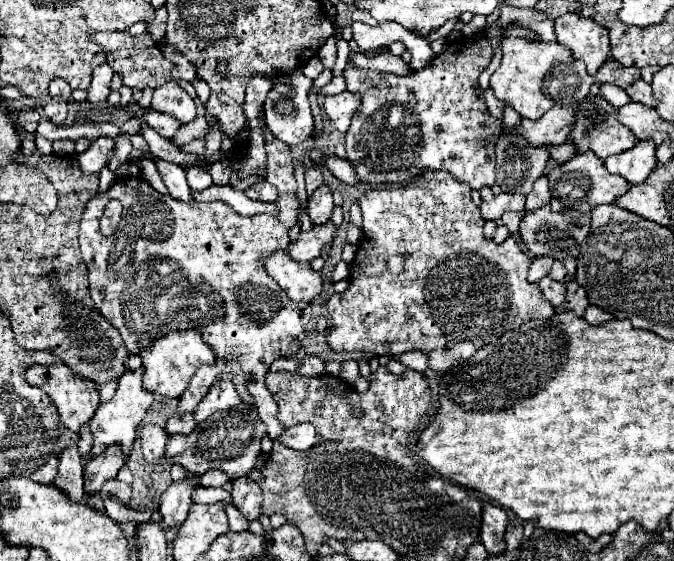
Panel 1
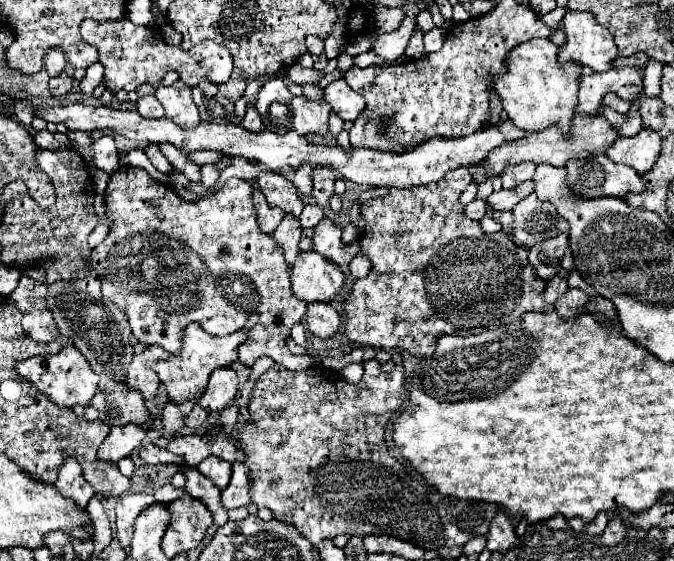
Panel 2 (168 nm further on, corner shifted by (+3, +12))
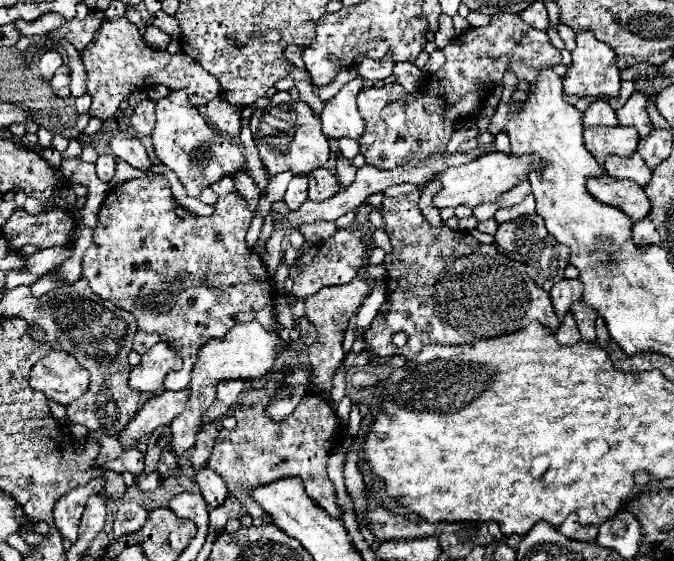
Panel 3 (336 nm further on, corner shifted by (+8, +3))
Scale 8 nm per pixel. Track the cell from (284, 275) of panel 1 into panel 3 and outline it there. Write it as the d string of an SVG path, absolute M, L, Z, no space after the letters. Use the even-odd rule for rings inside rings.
M356 277L348 285L334 285L334 287L328 285L328 287L320 289L320 293L306 297L306 317L318 329L318 341L310 347L310 365L312 365L312 371L316 373L314 389L318 389L320 393L328 393L332 389L332 375L344 359L342 337L348 327L348 319L356 313L356 309L362 305L362 301L366 299L368 293L370 293L370 285L366 283L366 279Z

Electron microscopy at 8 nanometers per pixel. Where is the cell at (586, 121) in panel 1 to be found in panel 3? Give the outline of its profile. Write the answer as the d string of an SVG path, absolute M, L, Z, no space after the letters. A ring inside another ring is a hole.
M632 93L630 99L626 101L626 105L616 111L618 123L634 127L638 131L640 139L646 137L650 133L650 129L652 129L652 123L650 123L650 119L646 115L646 103L648 103L648 99L650 97L642 95L642 93Z

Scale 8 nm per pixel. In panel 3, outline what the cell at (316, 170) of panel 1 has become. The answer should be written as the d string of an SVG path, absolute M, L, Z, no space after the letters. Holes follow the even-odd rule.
M294 175L290 185L288 185L286 197L284 197L286 205L290 209L298 209L308 199L306 191L308 191L308 179L306 179L306 175Z

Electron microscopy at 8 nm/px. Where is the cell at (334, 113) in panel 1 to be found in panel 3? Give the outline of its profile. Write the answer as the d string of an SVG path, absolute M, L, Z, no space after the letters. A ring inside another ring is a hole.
M354 79L346 83L330 101L324 103L320 121L326 137L358 139L362 135L364 121L356 105L356 95L360 89L362 89L362 79Z

